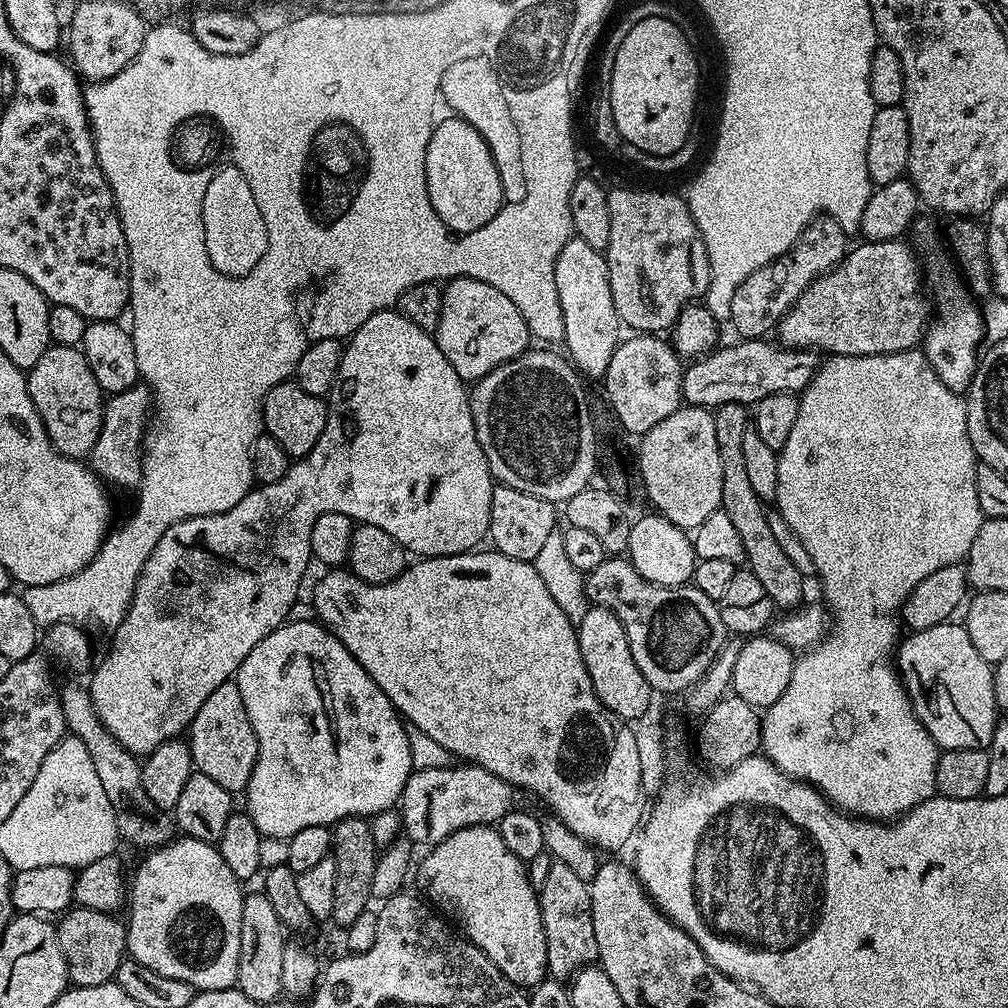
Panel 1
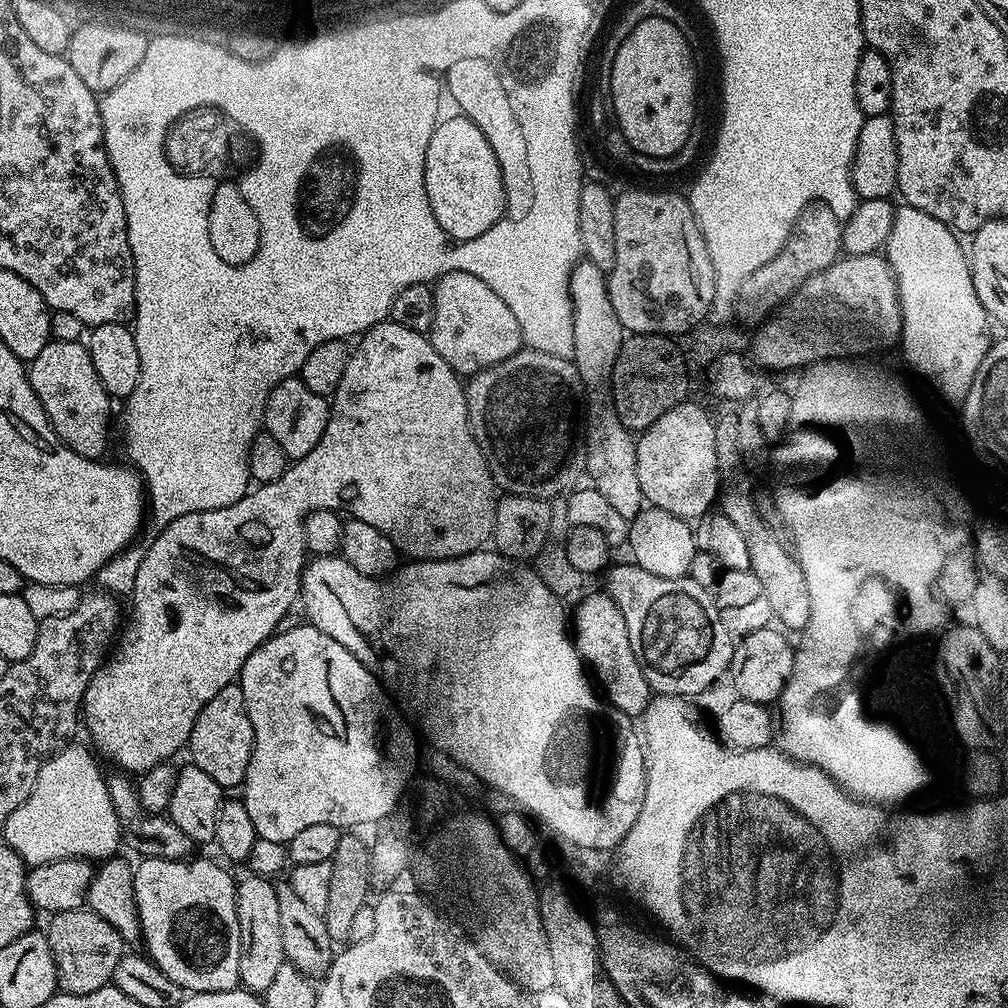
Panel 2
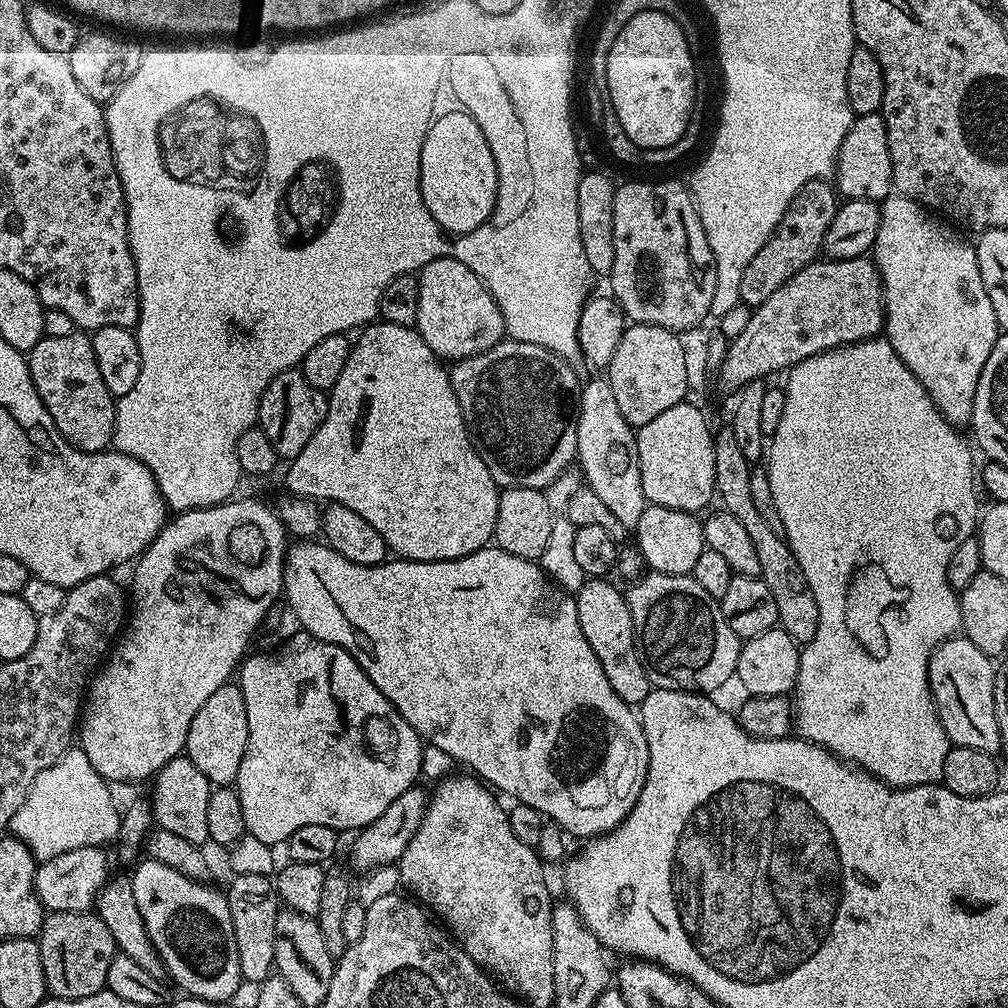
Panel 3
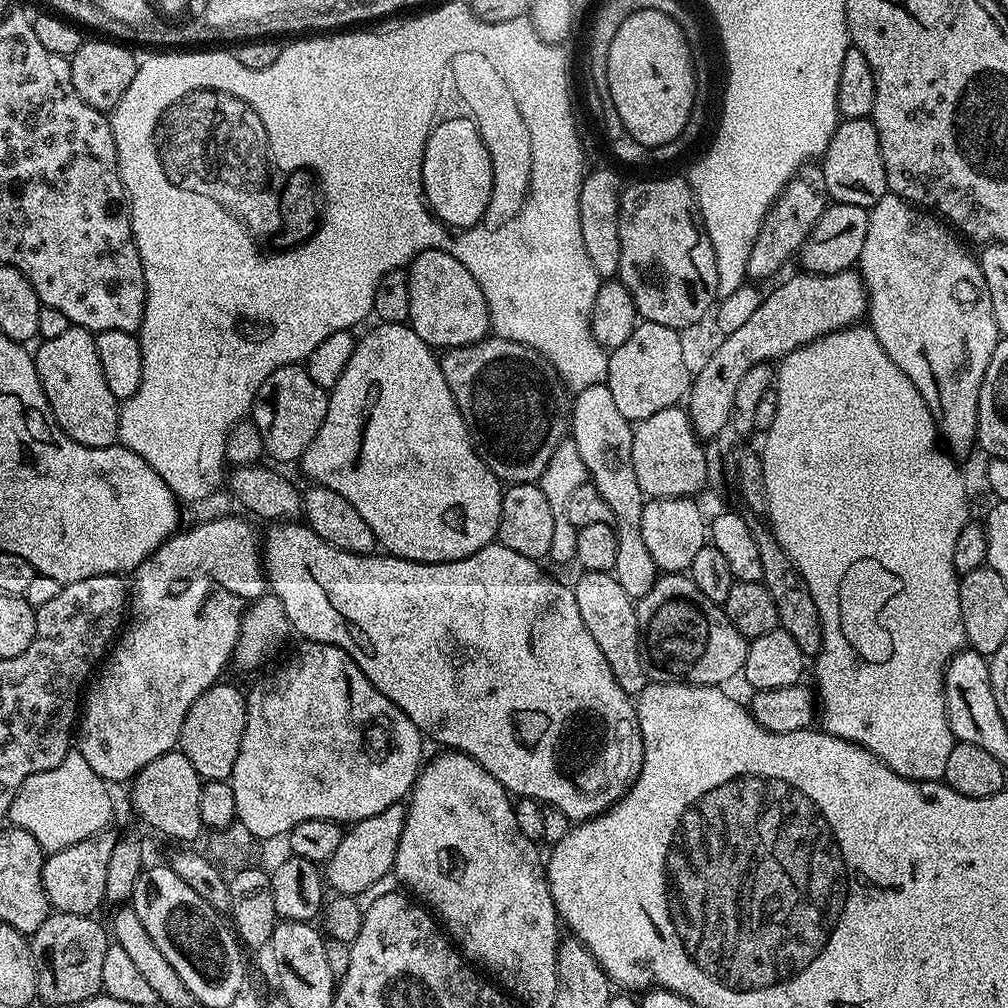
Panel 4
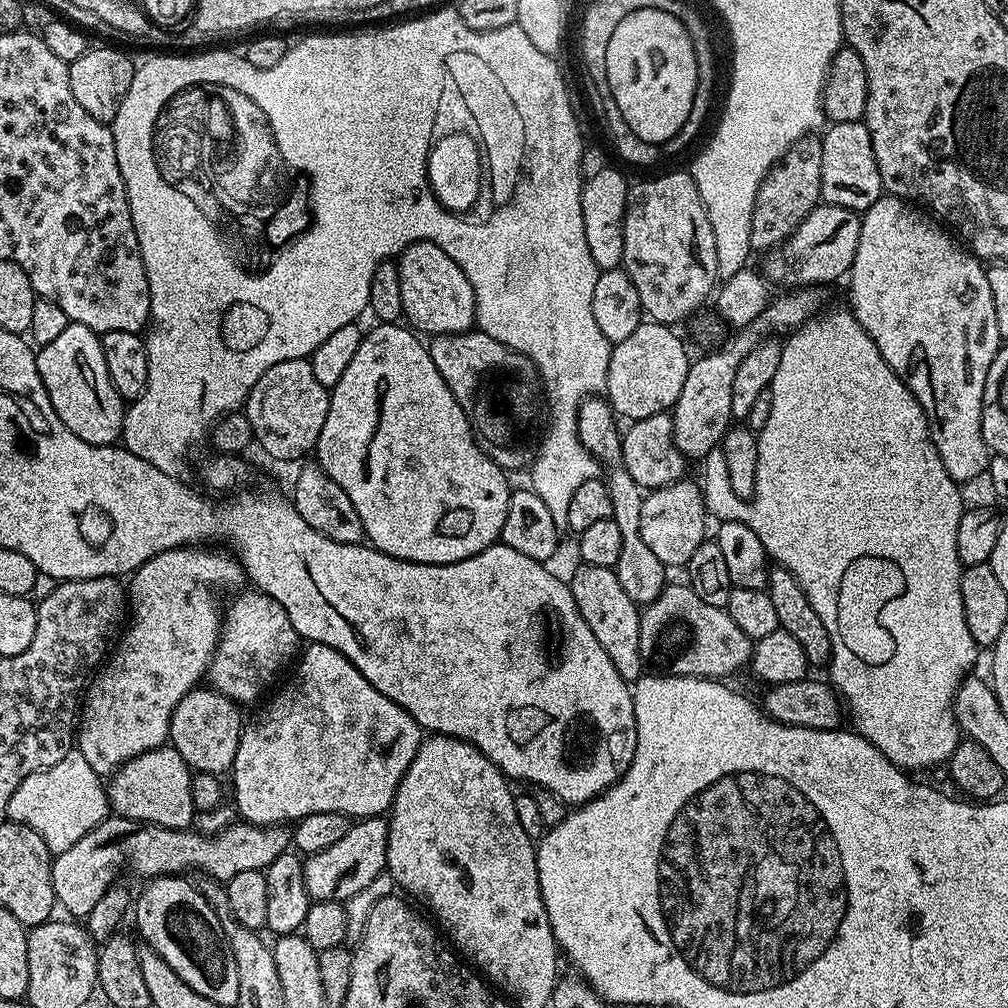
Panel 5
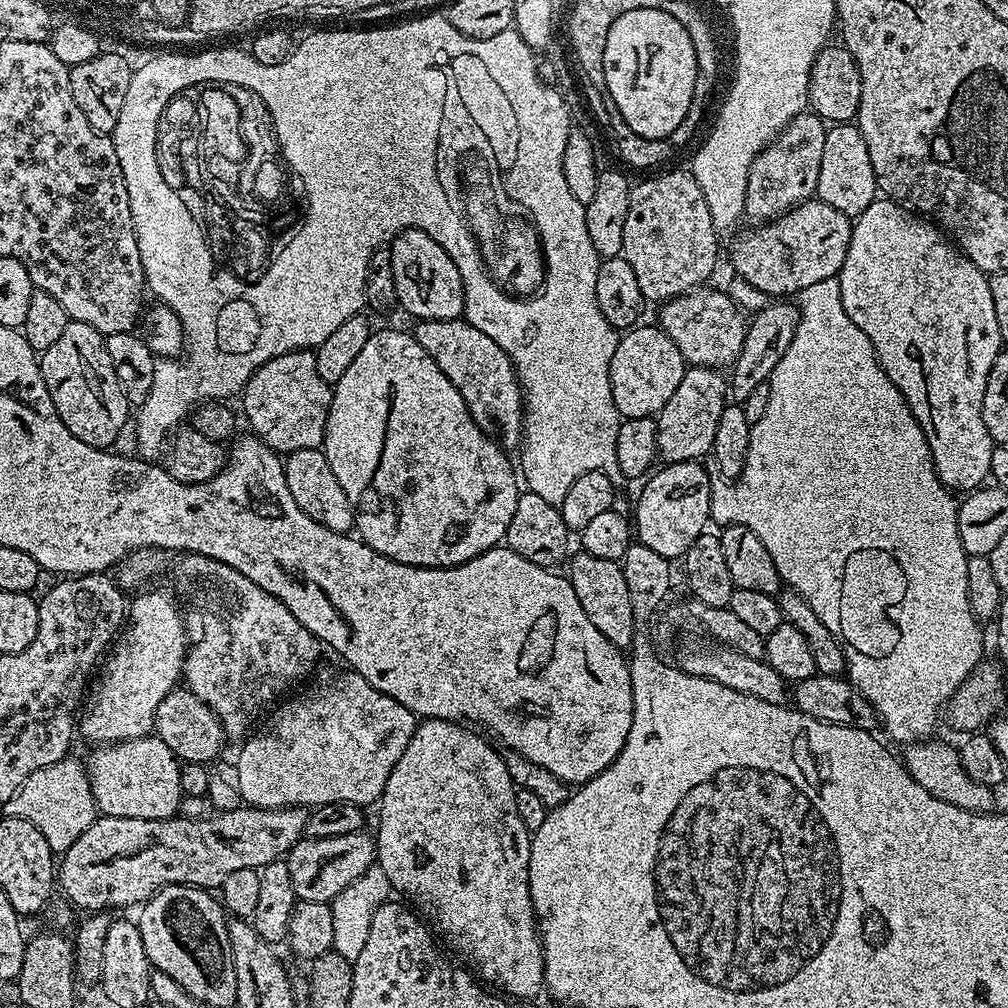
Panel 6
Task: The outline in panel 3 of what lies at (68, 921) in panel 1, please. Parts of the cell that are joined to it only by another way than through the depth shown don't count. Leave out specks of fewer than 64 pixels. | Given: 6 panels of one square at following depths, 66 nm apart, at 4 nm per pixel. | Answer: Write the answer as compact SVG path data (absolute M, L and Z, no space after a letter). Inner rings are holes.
M95 911L48 912L38 937L42 954L42 972L46 974L46 986L57 1000L90 998L90 994L105 991L106 973L110 962L118 954L114 934Z

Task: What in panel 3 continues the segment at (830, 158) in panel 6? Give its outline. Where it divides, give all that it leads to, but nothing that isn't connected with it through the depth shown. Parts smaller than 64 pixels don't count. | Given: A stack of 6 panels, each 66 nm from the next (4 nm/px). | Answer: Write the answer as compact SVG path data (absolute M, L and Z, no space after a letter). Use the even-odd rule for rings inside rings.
M880 112L853 119L836 159L834 184L839 195L850 200L883 202L893 195L890 146L886 138L886 122Z

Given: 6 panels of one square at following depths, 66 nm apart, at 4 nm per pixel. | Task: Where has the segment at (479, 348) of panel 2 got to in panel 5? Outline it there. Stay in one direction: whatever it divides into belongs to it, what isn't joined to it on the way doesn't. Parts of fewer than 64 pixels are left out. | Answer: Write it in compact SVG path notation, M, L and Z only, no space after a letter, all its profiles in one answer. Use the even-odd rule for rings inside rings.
M420 240L400 253L396 269L398 270L398 286L402 286L403 319L417 333L428 332L429 337L449 336L455 332L467 332L475 325L476 295L470 286L470 278L462 274L462 266L458 266L458 262L454 262L454 258L446 254L446 250L434 246L429 240Z

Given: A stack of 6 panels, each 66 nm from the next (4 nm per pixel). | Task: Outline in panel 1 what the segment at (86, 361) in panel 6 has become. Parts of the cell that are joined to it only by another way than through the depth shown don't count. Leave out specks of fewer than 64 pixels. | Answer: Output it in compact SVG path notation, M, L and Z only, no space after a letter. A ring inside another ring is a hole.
M52 344L42 358L27 369L26 375L30 398L46 426L50 442L71 460L91 457L104 421L106 393L98 386L98 378L94 378L94 370L90 370L83 351L79 347Z

